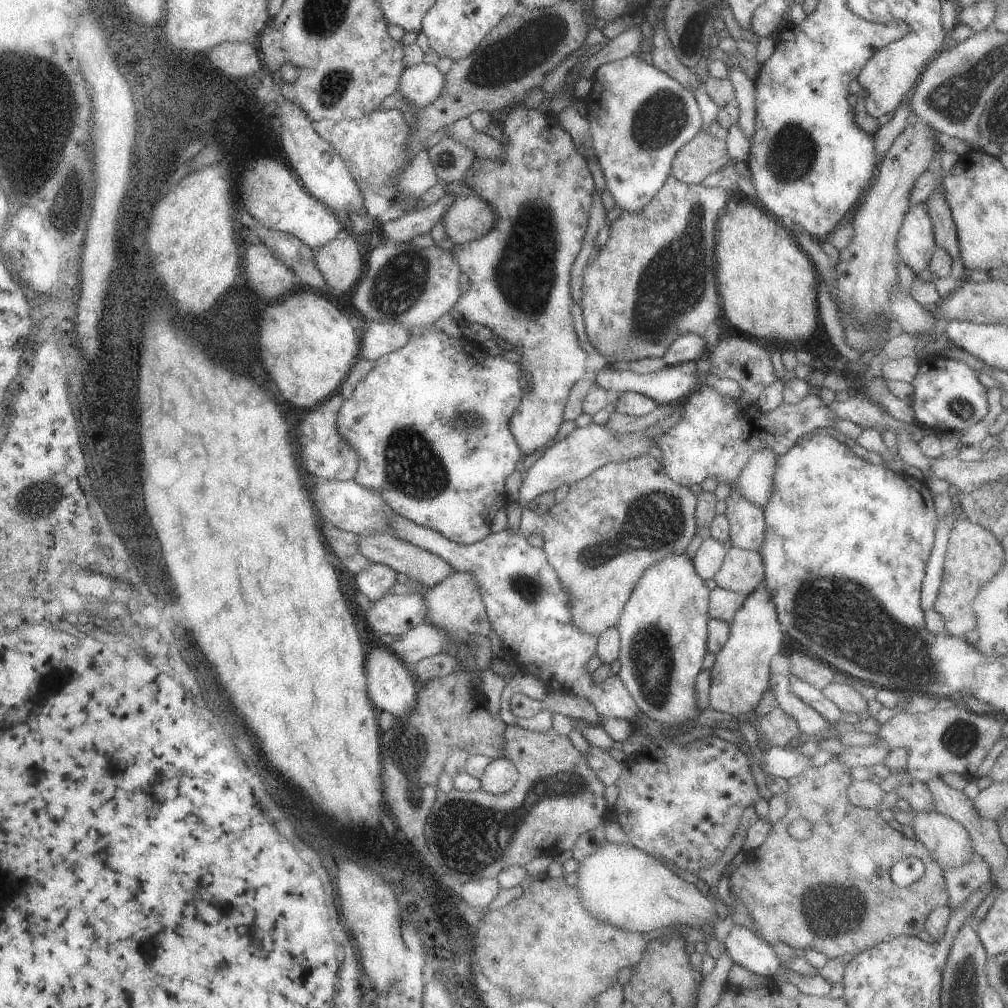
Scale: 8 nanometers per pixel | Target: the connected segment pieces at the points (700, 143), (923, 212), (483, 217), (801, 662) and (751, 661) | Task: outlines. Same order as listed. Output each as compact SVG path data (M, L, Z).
M700 131L678 150L670 166L670 174L685 183L700 183L708 174L722 171L732 160L726 142L712 134Z
M925 203L914 204L898 230L898 256L916 275L928 267L937 244Z
M476 195L458 196L440 220L447 238L460 245L486 236L494 224L494 208Z
M794 652L788 657L790 659L790 674L818 690L824 690L826 686L834 683L834 678L840 673L831 664L818 658L811 658L802 652Z
M762 586L753 590L740 606L730 622L730 636L726 639L716 661L709 669L708 707L734 718L754 711L768 690L770 678L770 660L780 652L784 641L784 632L778 622L776 606Z

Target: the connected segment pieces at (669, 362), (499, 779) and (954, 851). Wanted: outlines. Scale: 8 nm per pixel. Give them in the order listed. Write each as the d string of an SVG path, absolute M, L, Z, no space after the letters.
M680 334L676 340L670 344L668 352L662 359L667 367L681 365L683 362L698 360L708 352L703 336L697 334Z
M504 756L493 759L480 778L480 790L502 794L516 784L518 777L519 770L511 760Z
M926 810L914 812L908 824L912 826L916 839L928 848L930 856L941 869L954 868L971 860L970 833L957 820L934 810Z

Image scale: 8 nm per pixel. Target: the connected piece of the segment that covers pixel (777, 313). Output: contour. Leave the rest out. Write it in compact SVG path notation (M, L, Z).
M749 201L740 202L734 210L730 212L724 211L718 219L716 225L716 282L718 282L718 294L720 294L720 304L722 304L722 312L728 318L729 322L738 332L752 334L756 338L766 338L766 340L778 340L778 342L796 342L796 340L808 340L808 336L814 334L816 326L818 326L818 297L819 282L817 272L814 272L815 265L810 258L798 248L796 236L792 236L792 232L788 227L784 228L781 220L777 220L770 213L762 212L760 207L753 206Z

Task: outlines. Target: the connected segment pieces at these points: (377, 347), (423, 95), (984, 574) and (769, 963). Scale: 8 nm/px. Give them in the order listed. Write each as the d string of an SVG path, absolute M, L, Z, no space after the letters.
M366 321L360 340L360 356L378 360L389 352L404 346L413 330L398 322Z
M422 61L416 66L405 68L398 82L398 91L404 100L416 108L424 108L442 94L445 74L433 64Z
M962 517L954 521L947 544L944 574L942 574L942 584L939 586L940 594L938 600L934 602L936 612L946 622L946 634L963 638L962 634L974 628L972 612L974 598L978 596L984 582L992 578L992 574L1000 568L1004 558L1000 548L1002 548L1001 542L983 526Z
M732 924L725 941L727 956L733 964L762 975L772 976L780 966L780 957L771 944L760 938L752 930Z

